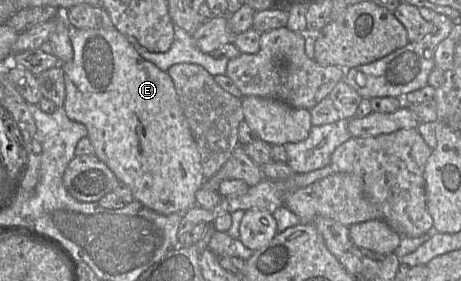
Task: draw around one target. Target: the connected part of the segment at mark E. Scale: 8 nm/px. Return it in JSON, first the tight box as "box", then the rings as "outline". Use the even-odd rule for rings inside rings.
{"box":[60,26,206,215],"outline":[[[114,26],[101,29],[72,29],[73,58],[60,63],[64,71],[64,110],[69,119],[82,123],[94,147],[94,154],[132,191],[134,200],[149,209],[168,215],[186,212],[196,205],[196,192],[206,181],[198,146],[183,114],[176,89],[168,72],[145,60],[127,36]]]}

